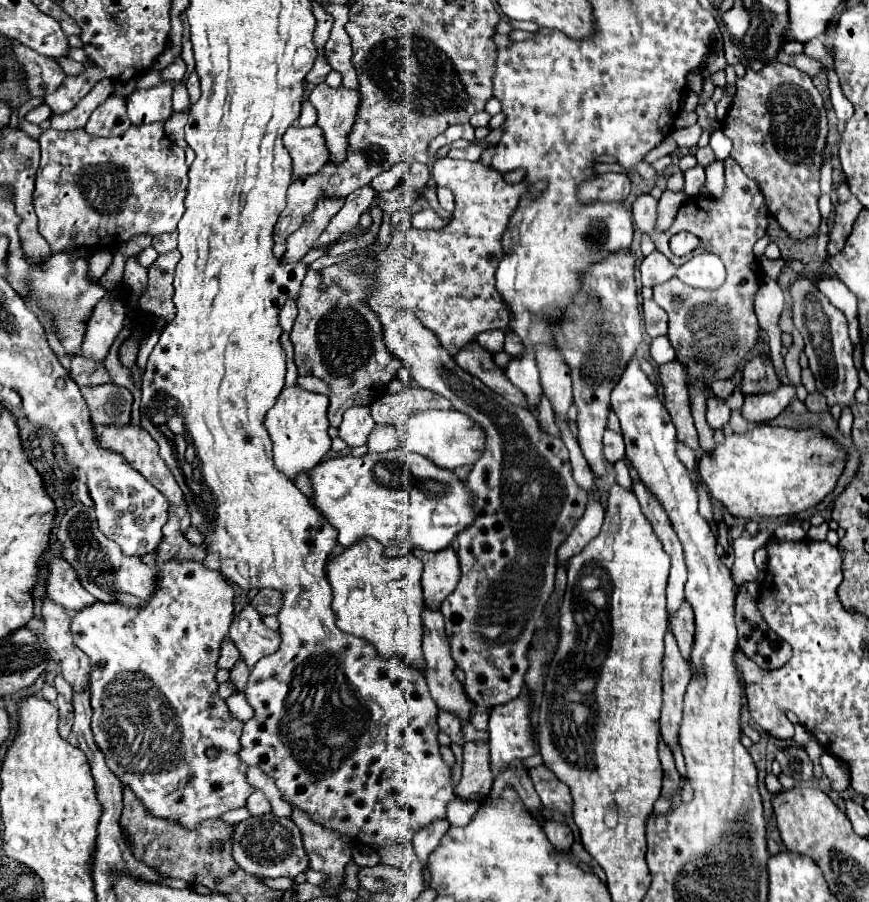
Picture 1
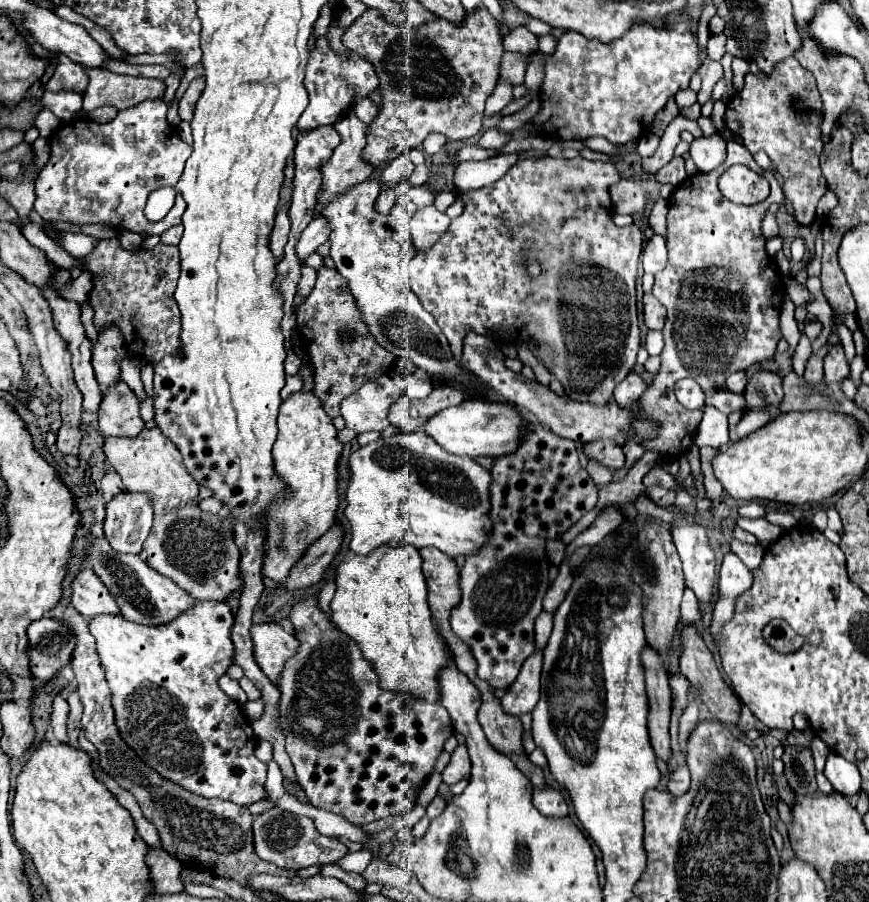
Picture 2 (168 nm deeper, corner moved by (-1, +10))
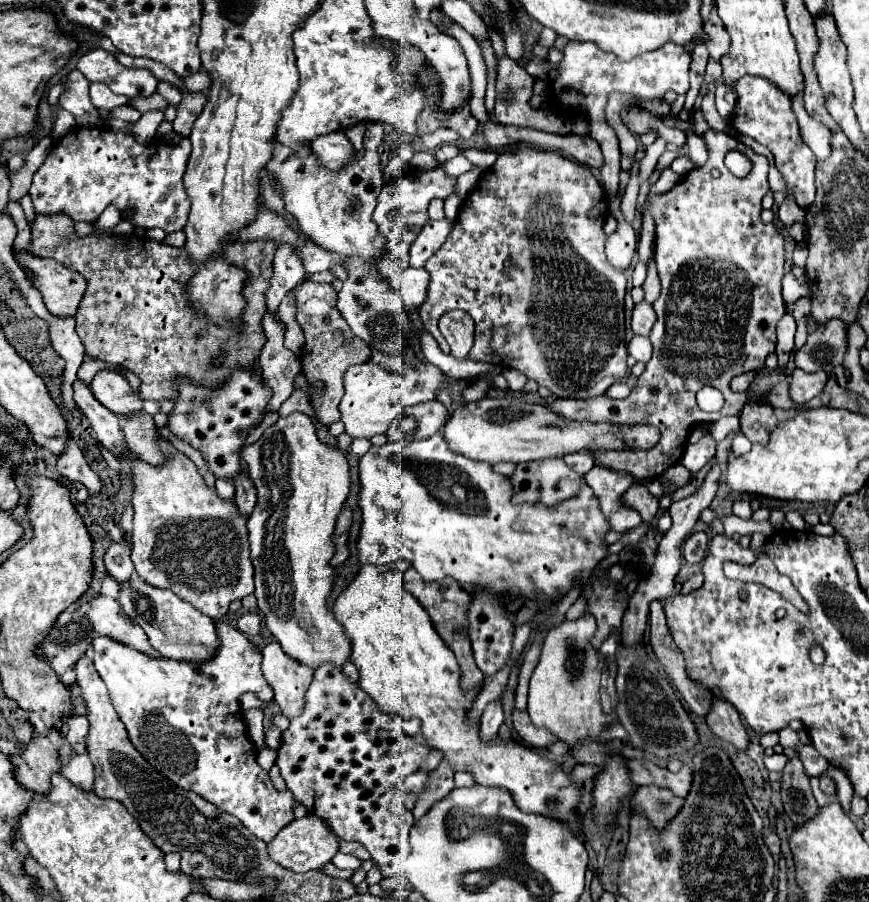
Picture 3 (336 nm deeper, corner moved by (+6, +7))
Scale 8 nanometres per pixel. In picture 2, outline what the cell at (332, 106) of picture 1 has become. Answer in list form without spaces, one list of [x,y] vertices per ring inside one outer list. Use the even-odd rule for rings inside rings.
[[[352,107],[346,109],[340,119],[334,123],[334,129],[338,129],[338,135],[340,135],[340,145],[334,149],[332,157],[326,161],[326,165],[322,167],[322,187],[320,187],[320,193],[318,193],[318,199],[316,199],[316,207],[314,207],[314,215],[320,215],[324,211],[324,207],[334,201],[336,197],[340,195],[346,195],[354,185],[366,181],[370,175],[372,175],[372,167],[366,165],[362,161],[362,149],[364,149],[364,141],[366,141],[366,123],[362,123]]]

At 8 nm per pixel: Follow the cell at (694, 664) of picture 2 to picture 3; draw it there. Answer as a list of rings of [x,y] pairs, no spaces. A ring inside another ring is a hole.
[[[715,698],[713,710],[707,716],[707,726],[715,736],[725,742],[731,742],[737,750],[745,752],[749,748],[749,736],[741,722],[741,716],[731,704],[727,704],[727,700]]]

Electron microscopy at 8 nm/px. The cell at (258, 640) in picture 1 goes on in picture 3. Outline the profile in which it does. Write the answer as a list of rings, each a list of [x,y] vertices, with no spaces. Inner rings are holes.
[[[277,642],[265,646],[261,656],[263,676],[275,692],[275,702],[279,704],[281,714],[289,720],[297,718],[305,708],[305,692],[313,680],[311,668],[291,660]]]

